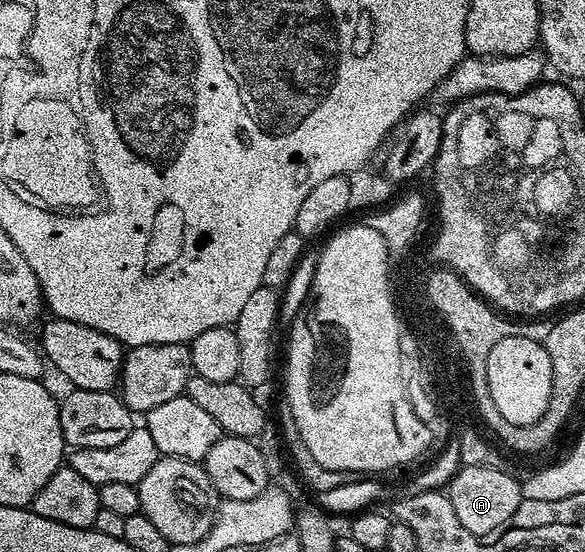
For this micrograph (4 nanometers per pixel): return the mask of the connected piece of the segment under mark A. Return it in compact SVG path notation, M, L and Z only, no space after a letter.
M467 465L461 466L451 477L447 495L451 510L455 510L455 518L459 518L459 526L463 526L463 530L471 530L471 534L476 536L488 536L507 525L519 510L523 503L521 486L520 481L503 470L492 469L491 466Z

